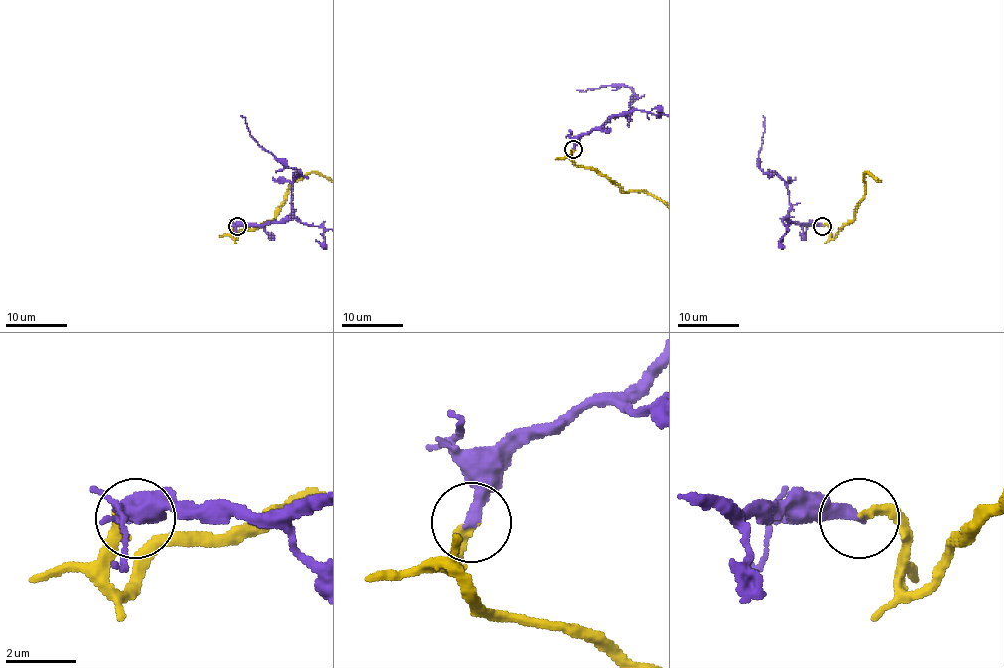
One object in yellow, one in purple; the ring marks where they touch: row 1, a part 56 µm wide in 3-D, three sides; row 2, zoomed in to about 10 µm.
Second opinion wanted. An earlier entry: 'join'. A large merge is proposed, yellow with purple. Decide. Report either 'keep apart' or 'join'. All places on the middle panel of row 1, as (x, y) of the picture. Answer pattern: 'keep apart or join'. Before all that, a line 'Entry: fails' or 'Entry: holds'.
Entry: holds
join

